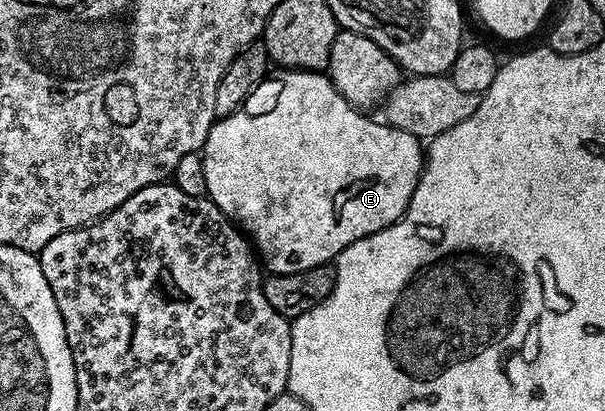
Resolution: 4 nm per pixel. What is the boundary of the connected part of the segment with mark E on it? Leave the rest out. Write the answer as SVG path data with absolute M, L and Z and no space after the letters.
M288 69L279 71L276 77L268 75L245 99L245 103L240 109L233 111L227 117L218 118L211 126L207 142L203 144L201 150L205 163L207 196L226 217L231 218L236 226L250 238L262 264L266 268L268 265L268 270L271 273L305 271L309 267L334 262L339 253L345 251L345 247L349 247L360 241L361 238L373 235L402 219L403 212L409 207L409 203L413 199L413 191L417 187L419 177L423 174L425 149L420 138L409 135L409 131L394 129L393 126L382 120L379 121L374 121L371 115L368 115L364 110L350 105L337 91L337 87L331 82L331 78L326 72L310 69Z

